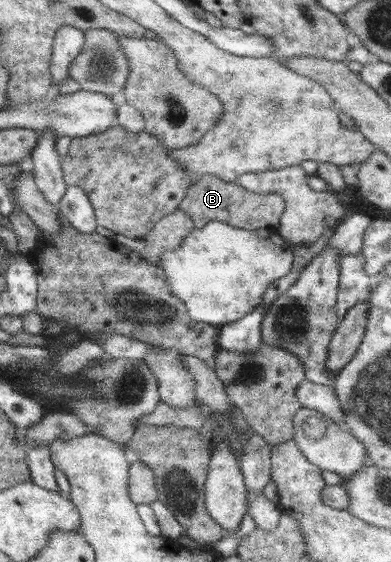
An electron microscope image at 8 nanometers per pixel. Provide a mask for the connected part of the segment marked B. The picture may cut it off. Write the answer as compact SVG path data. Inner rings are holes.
M205 174L192 185L178 209L193 221L195 228L203 227L206 223L217 220L244 230L255 231L263 228L275 228L283 215L285 203L279 195L257 194L244 189L236 182L228 182L219 176Z

